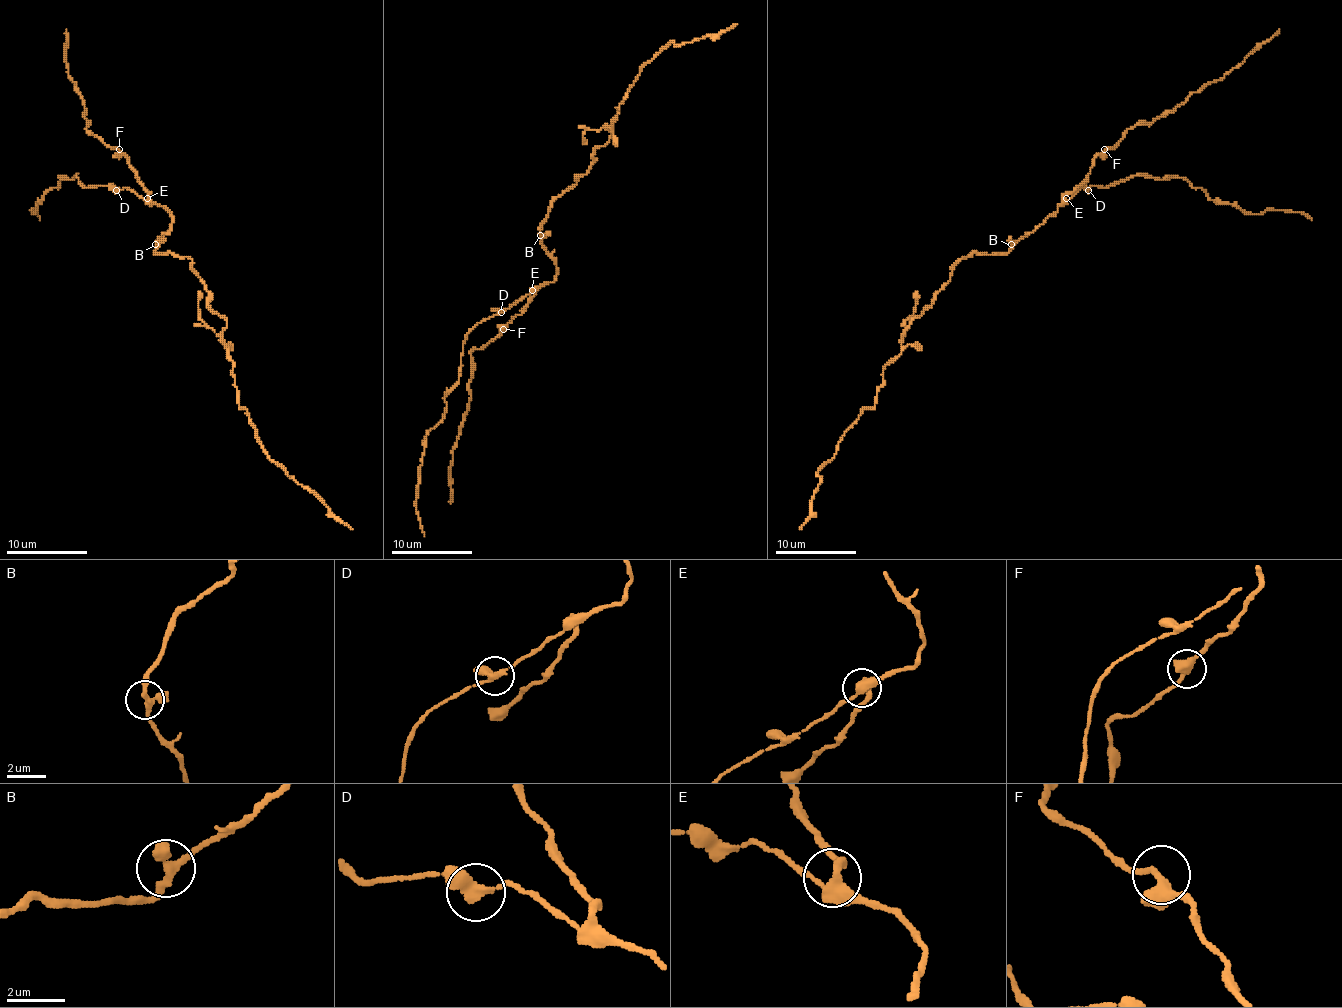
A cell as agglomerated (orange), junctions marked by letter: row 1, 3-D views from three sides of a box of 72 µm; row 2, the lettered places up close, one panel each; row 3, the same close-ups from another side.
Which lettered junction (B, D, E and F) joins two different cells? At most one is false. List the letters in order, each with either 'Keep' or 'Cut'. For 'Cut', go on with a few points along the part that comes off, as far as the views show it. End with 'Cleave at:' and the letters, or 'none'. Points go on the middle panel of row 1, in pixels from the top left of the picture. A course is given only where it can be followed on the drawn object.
B: Keep
D: Cut. Course of the part to remove: (501, 313), (483, 319), (467, 335), (459, 384), (444, 398), (444, 416), (424, 436), (416, 514), (424, 536)
E: Keep
F: Keep
Cleave at: D

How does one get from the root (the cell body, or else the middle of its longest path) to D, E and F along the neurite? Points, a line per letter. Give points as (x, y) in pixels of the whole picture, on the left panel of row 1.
D: (164, 255), (155, 253), (155, 242), (170, 228), (172, 216), (162, 206), (149, 204), (125, 188), (117, 190)
E: (164, 255), (155, 253), (155, 242), (170, 228), (172, 216), (147, 198)
F: (164, 255), (155, 253), (155, 242), (170, 228), (172, 216), (149, 198), (149, 192), (119, 149)

